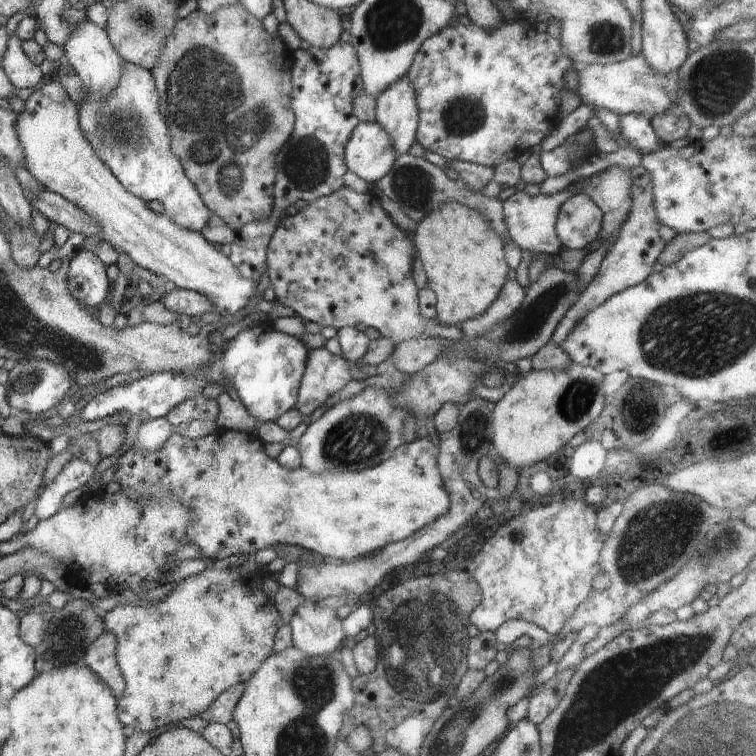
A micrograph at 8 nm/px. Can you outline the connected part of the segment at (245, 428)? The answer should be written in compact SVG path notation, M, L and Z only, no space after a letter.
M223 391L216 398L219 404L219 413L215 421L219 428L255 434L259 423L243 405L243 402L234 400Z

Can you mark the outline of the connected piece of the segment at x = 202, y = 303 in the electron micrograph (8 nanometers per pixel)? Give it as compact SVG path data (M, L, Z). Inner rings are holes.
M178 287L164 294L160 302L170 312L177 313L179 316L200 316L203 312L214 311L214 305L207 296Z

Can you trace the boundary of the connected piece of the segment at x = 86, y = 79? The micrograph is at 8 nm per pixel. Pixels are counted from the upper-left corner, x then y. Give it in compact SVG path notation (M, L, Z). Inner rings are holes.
M92 21L77 24L69 39L63 44L63 50L64 58L81 78L88 95L105 95L108 91L115 90L123 71L124 60L112 46L105 29Z

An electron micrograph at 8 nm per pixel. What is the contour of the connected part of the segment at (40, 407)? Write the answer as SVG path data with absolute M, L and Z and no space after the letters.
M22 359L9 370L5 384L6 398L12 409L26 411L32 415L41 415L53 406L58 406L61 400L74 391L74 382L68 371L62 366L40 359Z

